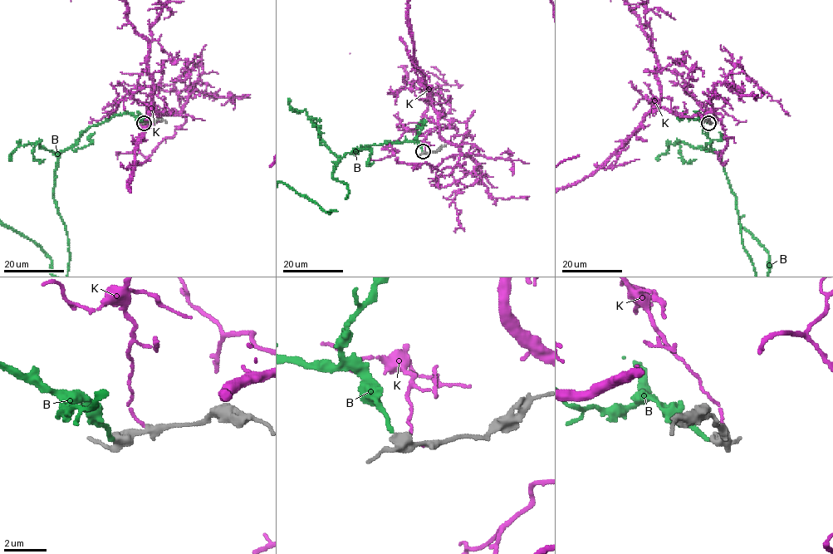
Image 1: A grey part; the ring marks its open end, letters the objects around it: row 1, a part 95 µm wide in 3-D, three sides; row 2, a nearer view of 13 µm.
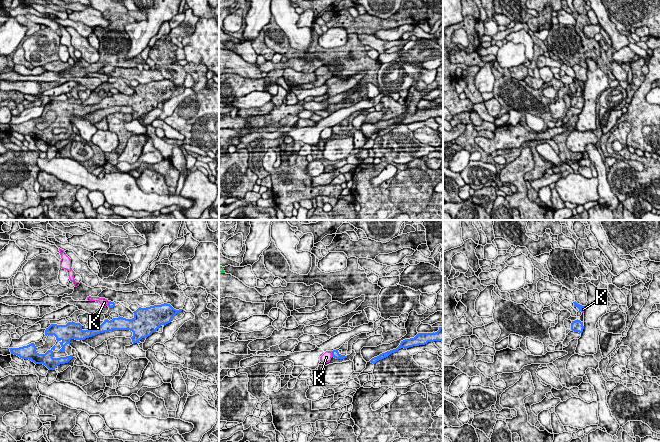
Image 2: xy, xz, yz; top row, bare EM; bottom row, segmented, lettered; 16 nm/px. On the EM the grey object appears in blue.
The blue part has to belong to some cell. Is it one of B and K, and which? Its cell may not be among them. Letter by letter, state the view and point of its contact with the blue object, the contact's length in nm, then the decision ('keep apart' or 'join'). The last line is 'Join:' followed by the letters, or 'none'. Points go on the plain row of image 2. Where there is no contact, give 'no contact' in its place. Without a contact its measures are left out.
B: no contact; join
K: contact xz (332, 130); length 100 nm; keep apart
Join: B

